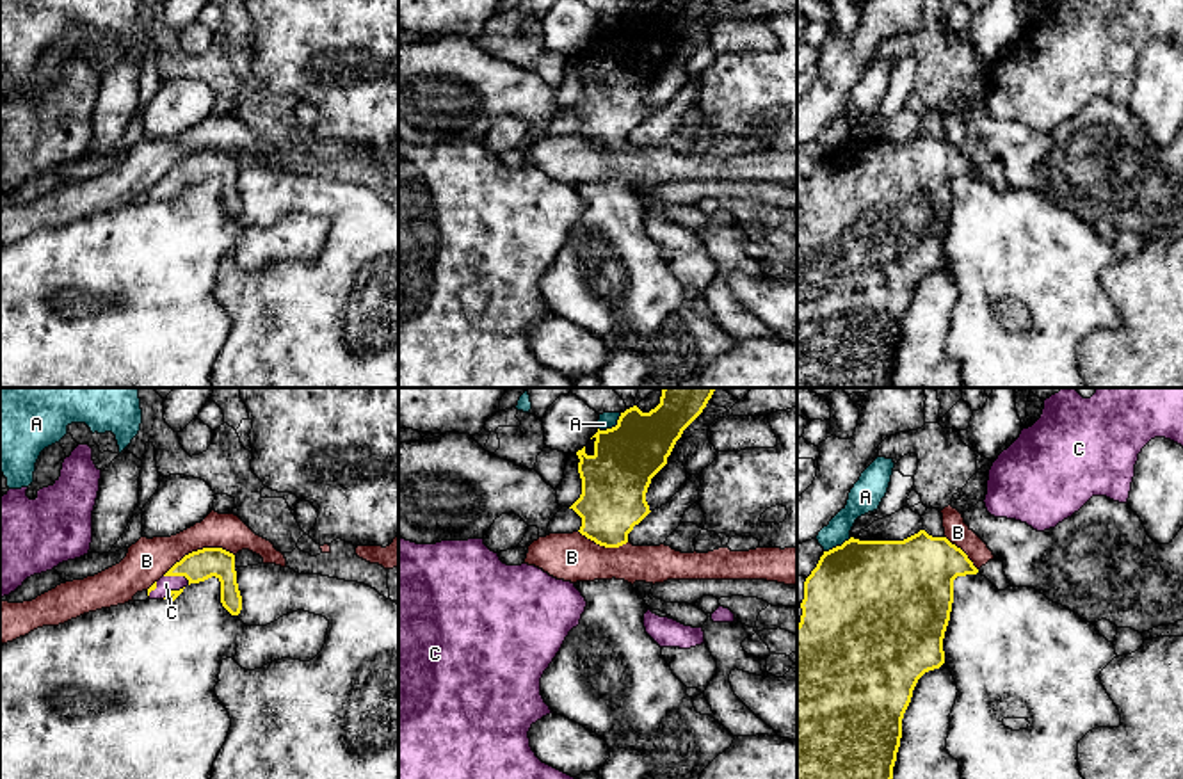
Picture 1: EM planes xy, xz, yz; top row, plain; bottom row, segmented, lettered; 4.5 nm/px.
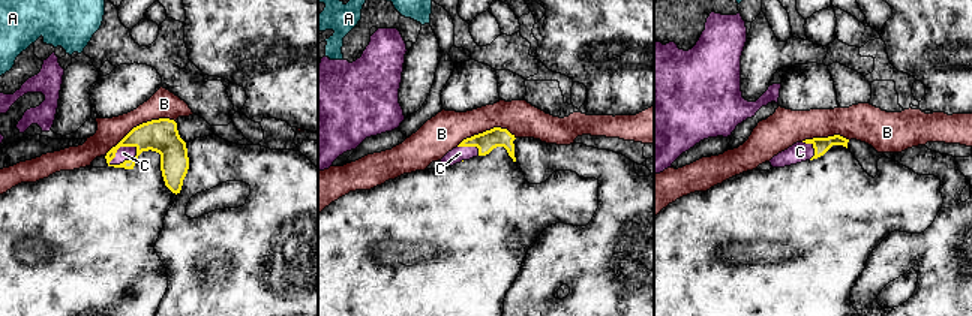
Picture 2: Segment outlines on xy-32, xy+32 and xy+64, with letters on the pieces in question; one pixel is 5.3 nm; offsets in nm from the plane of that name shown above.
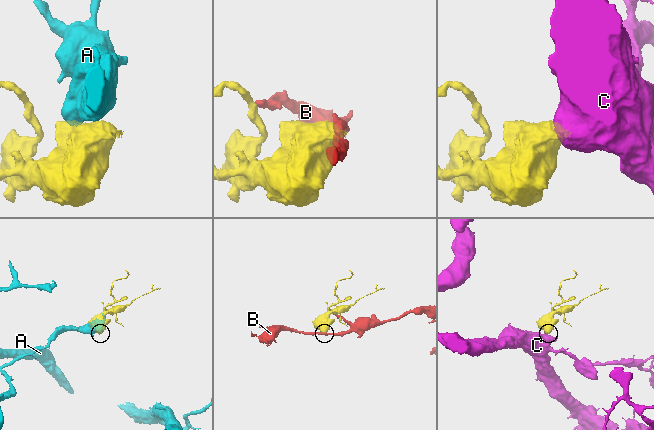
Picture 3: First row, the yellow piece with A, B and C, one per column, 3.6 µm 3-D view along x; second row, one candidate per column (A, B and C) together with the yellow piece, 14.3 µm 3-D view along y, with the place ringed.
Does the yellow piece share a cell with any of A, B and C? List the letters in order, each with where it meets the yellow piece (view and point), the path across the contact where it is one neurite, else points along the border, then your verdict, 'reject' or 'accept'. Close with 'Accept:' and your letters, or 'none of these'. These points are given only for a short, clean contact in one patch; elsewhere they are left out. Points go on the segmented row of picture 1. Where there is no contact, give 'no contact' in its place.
A: contact xz (612, 427); border xz (621, 413), (614, 425), (598, 429); reject
B: contact xy (198, 550); border xy (233, 554), (223, 548), (198, 548), (185, 554), (162, 575); reject
C: contact xy (178, 575); way xy (198, 566), (178, 575), (166, 584); accept
Accept: C

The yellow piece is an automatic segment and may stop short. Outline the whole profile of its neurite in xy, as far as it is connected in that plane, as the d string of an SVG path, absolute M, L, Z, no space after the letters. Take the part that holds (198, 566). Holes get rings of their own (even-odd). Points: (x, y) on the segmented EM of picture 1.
M203 548L185 555L158 582L148 589L149 599L174 601L187 585L215 576L221 582L221 603L231 614L242 610L237 583L235 555L222 548Z

